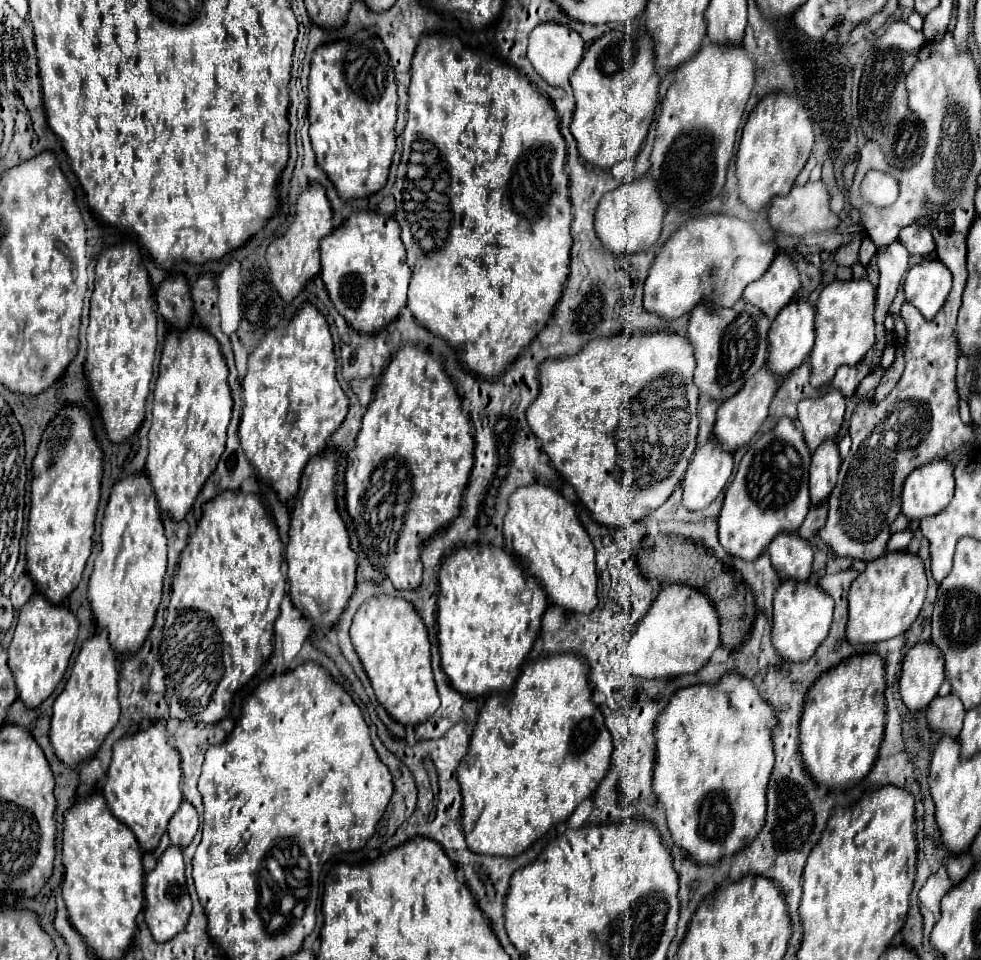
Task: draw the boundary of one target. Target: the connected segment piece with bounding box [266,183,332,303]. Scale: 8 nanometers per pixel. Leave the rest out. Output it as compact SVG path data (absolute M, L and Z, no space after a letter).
M312 183L304 193L300 193L296 203L296 217L290 229L270 243L266 251L266 261L270 267L270 279L286 303L292 303L304 285L320 273L320 239L332 233L332 209L322 185Z

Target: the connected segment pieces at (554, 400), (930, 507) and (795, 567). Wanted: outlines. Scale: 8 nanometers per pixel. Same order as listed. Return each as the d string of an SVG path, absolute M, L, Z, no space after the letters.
M664 331L650 335L630 335L630 337L598 337L592 339L580 353L562 359L548 359L540 365L540 395L528 407L526 419L532 433L540 439L544 453L550 457L550 463L556 467L562 477L574 487L578 499L588 507L592 517L604 527L630 527L632 523L646 517L650 511L658 509L678 487L682 475L696 451L696 433L698 433L698 387L692 381L694 375L694 353L692 345L682 335L670 335Z
M930 461L914 469L904 483L902 513L908 521L922 521L924 517L940 513L954 493L954 467L946 461Z
M780 533L768 545L772 567L784 581L806 581L812 573L812 547L798 533Z

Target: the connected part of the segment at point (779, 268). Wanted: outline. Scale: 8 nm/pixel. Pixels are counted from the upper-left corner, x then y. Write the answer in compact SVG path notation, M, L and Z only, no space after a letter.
M778 253L772 261L772 267L760 277L760 281L754 281L746 287L744 299L756 305L772 321L782 311L782 307L792 301L798 287L800 275L796 265L788 255Z

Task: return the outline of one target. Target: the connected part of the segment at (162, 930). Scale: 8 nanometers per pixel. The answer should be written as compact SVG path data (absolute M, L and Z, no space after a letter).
M170 845L164 855L158 859L158 865L154 871L148 873L146 877L146 923L154 935L156 941L164 943L170 941L184 925L188 923L188 915L192 911L192 901L186 889L186 879L184 879L184 861L182 861L182 849L176 845Z

